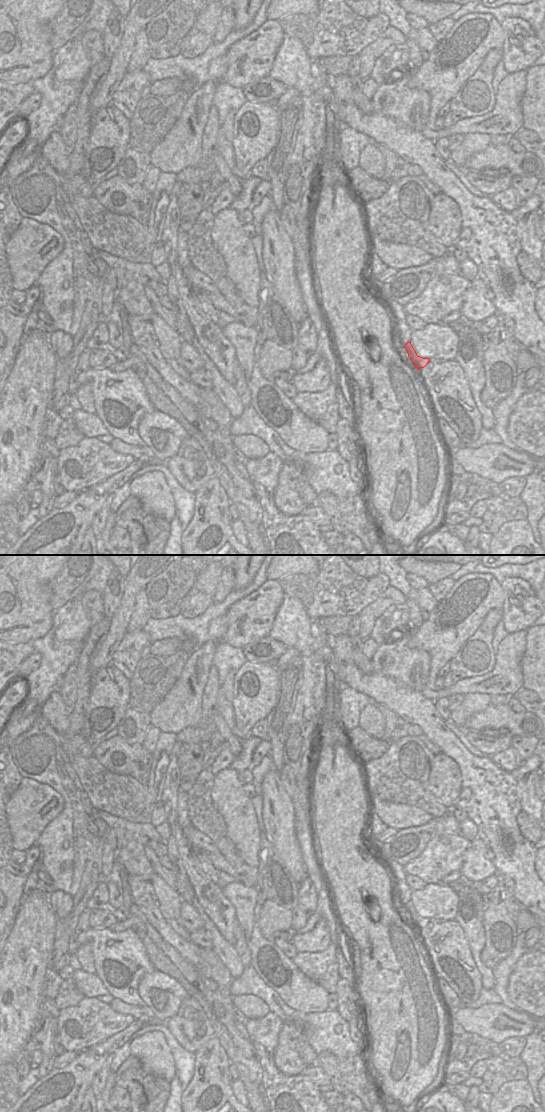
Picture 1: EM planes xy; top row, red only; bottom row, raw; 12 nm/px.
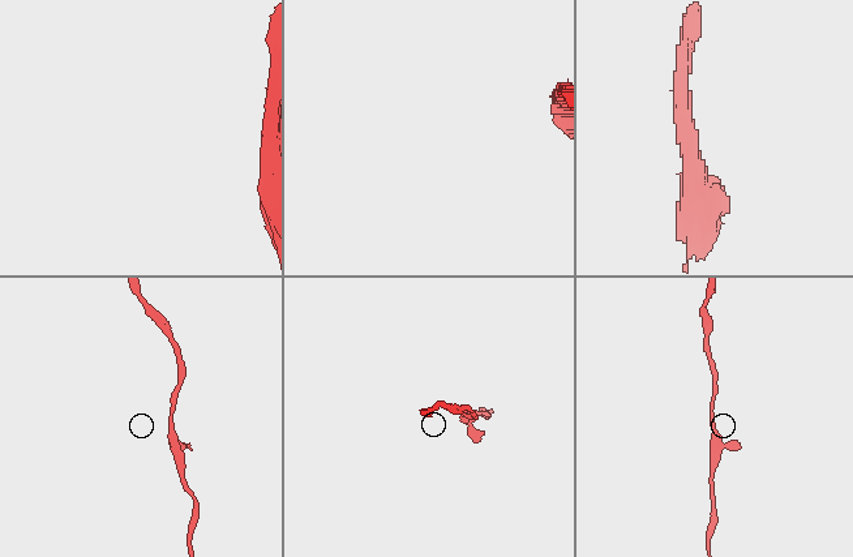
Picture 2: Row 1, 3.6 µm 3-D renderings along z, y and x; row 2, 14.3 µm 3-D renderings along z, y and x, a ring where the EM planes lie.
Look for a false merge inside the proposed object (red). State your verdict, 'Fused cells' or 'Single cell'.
Fused cells

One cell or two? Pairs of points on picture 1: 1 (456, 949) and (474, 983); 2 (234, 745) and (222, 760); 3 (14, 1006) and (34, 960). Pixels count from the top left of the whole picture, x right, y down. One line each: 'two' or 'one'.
1: one
2: two
3: one

